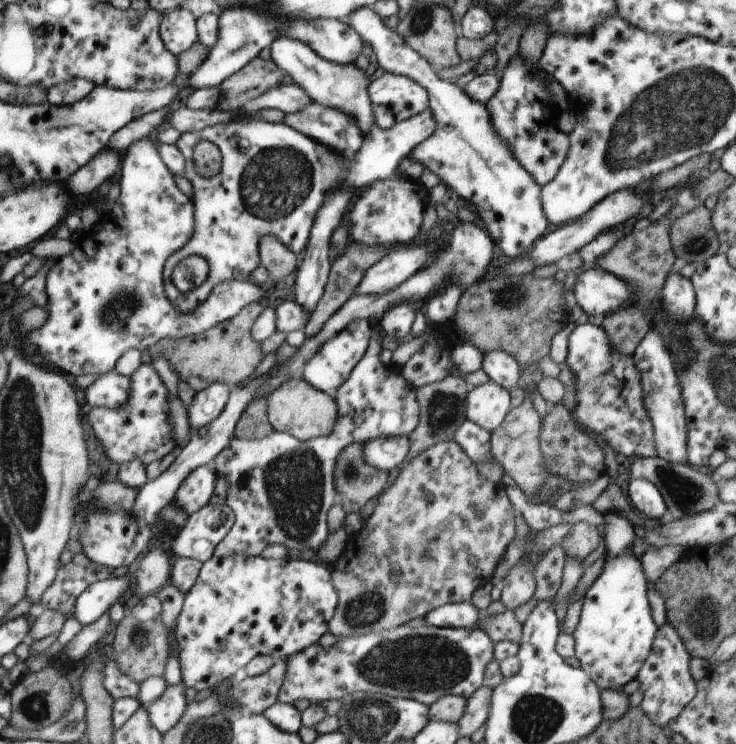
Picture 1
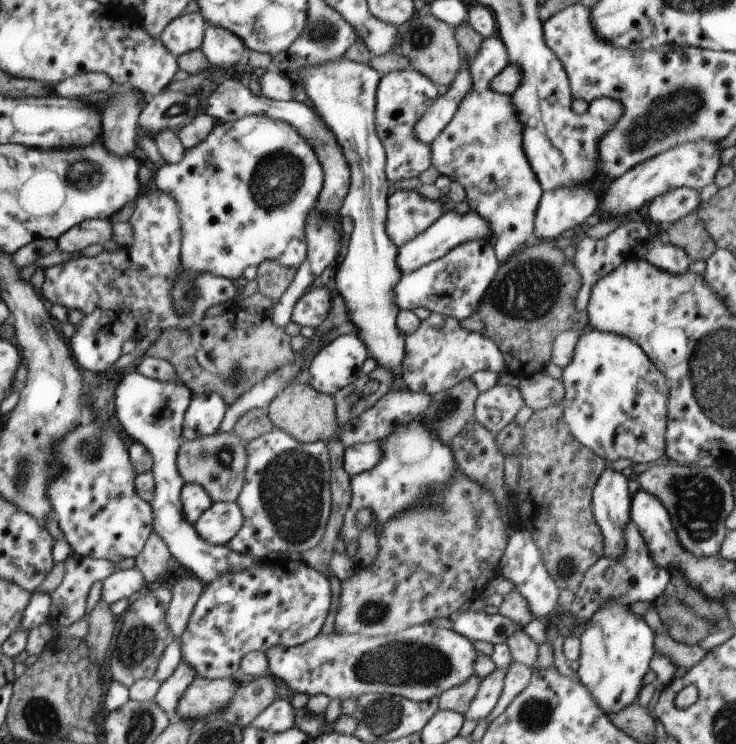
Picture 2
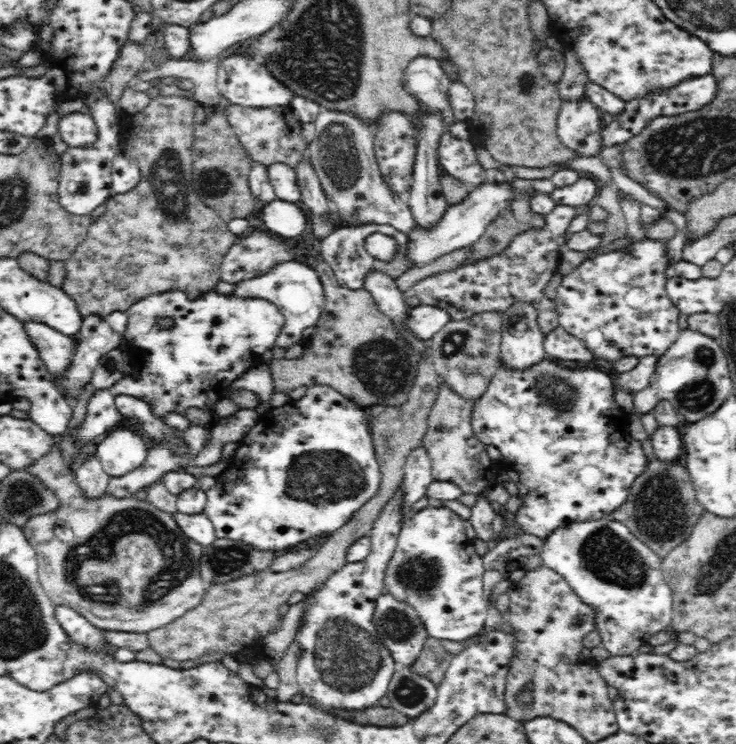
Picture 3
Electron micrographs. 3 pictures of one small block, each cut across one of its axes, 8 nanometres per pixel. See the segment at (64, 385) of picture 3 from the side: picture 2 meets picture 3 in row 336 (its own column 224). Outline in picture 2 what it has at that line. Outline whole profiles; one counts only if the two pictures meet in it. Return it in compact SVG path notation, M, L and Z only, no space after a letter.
M228 79L220 82L216 90L212 92L205 112L222 123L237 121L250 115L264 115L290 123L290 126L293 126L310 143L312 152L317 154L324 171L324 184L319 194L318 204L316 204L317 211L325 217L340 218L339 208L343 205L350 184L349 166L344 160L344 154L334 134L325 125L323 119L316 114L316 110L294 100L277 101L266 98L264 95L254 95L240 80Z

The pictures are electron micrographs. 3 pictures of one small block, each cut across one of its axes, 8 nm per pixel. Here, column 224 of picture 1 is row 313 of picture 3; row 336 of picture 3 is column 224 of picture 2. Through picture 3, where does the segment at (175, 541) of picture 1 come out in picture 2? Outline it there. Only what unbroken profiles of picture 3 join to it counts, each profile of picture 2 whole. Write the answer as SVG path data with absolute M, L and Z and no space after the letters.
M218 501L200 515L194 528L204 540L215 545L226 545L243 524L244 515L236 501Z

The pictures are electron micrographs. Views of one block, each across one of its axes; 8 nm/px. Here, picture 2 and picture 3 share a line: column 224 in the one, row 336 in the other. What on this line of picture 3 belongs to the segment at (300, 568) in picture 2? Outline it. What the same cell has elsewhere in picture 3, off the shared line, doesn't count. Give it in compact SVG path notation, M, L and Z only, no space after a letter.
M644 239L633 242L623 250L599 254L596 258L586 259L577 268L564 275L554 299L559 326L572 336L579 338L598 358L610 362L627 356L645 357L664 354L681 333L678 325L680 312L672 304L666 292L665 270L672 263L668 259L668 241Z

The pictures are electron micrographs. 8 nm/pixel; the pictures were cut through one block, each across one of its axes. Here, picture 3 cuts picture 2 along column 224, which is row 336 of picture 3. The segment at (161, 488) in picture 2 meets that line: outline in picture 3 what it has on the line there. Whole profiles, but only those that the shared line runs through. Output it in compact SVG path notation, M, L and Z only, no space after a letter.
M554 328L546 334L543 340L546 356L556 361L569 360L569 362L590 362L593 352L586 345L564 328Z

